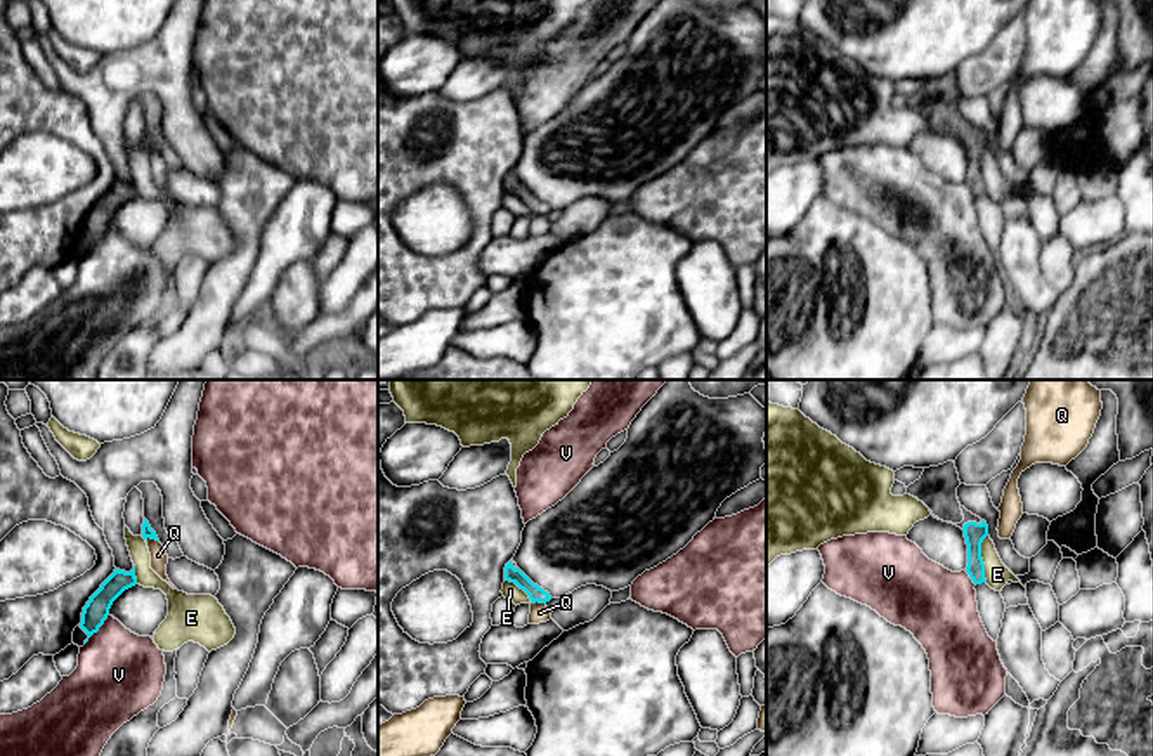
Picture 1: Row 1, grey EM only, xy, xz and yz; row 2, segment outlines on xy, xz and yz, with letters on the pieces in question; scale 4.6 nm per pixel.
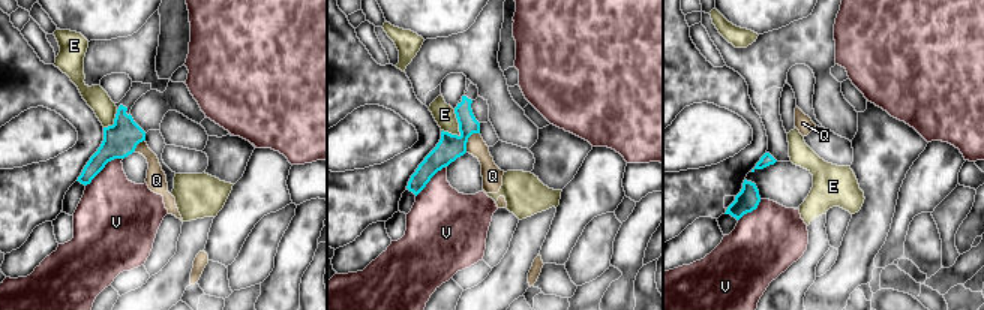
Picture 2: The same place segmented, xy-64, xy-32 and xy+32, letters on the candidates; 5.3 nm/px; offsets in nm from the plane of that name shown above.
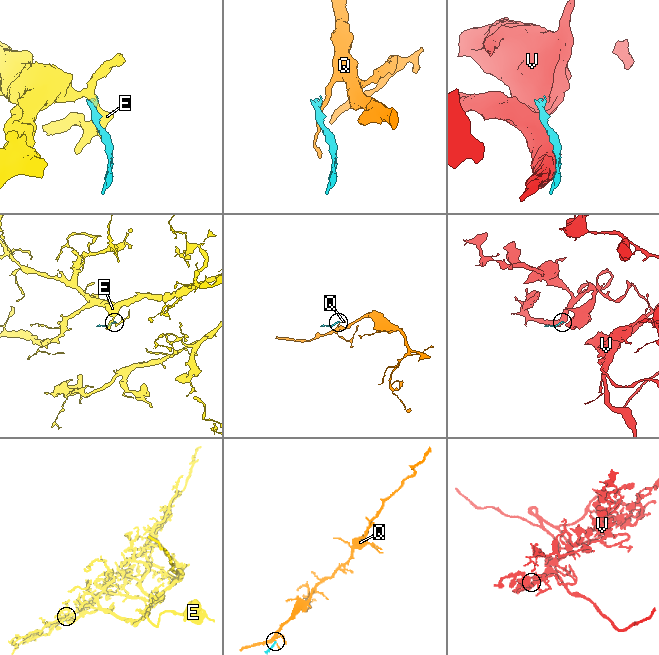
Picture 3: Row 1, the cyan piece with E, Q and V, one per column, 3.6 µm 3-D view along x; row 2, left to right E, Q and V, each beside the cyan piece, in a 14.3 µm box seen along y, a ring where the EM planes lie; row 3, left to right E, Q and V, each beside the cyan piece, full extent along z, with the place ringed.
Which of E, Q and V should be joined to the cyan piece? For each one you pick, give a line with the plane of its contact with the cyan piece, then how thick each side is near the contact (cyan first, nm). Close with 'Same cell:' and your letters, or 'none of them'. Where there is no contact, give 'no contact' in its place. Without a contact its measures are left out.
Same cell: none of them

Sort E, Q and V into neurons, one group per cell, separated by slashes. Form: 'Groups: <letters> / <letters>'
Groups: E / Q / V

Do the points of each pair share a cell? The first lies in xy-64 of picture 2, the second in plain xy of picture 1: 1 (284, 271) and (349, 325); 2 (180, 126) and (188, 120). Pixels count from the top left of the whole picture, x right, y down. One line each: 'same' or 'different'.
1: different
2: same

